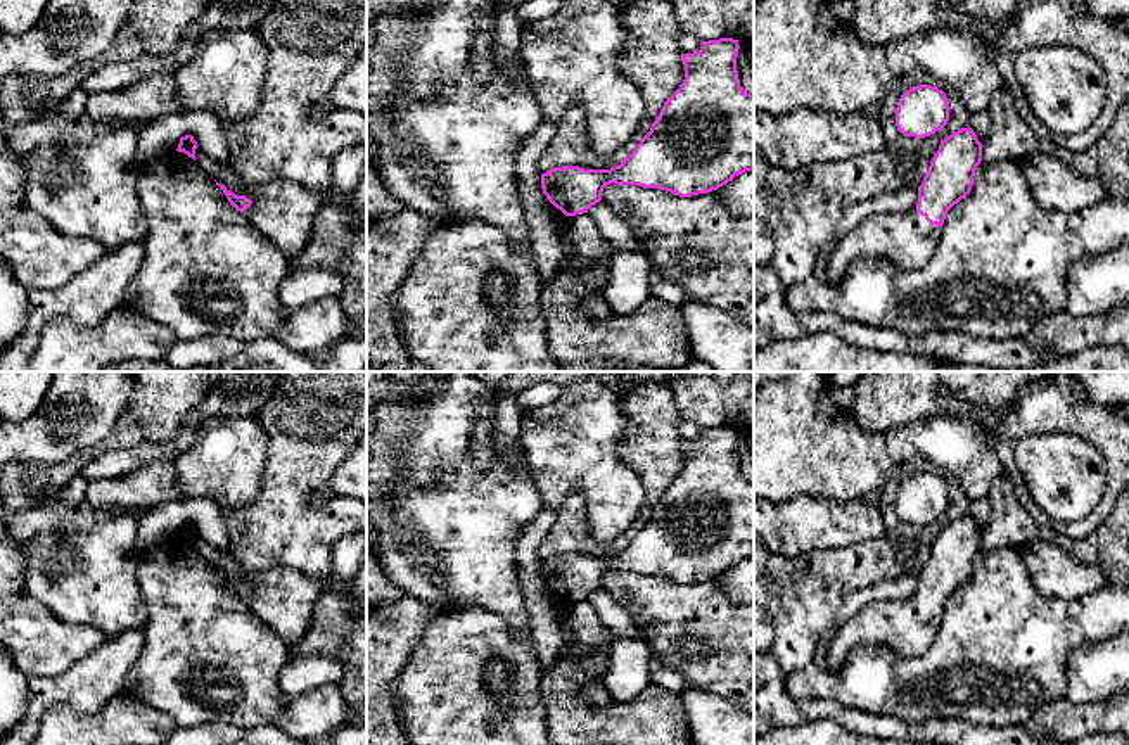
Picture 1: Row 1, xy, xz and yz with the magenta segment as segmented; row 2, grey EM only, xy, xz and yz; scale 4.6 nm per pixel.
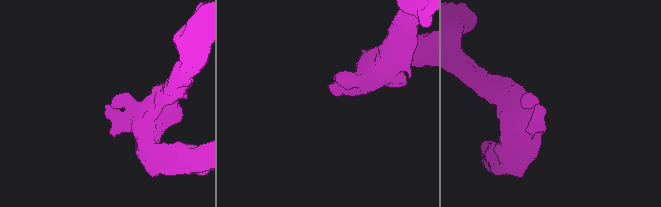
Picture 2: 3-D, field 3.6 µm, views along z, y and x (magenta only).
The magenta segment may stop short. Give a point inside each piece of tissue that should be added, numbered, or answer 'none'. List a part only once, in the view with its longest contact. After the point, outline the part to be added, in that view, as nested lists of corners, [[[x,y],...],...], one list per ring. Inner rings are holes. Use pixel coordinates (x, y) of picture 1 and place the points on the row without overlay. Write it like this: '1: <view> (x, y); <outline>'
1: yz (906, 628); [[[916,595],[908,600],[873,602],[839,622],[832,643],[823,648],[825,664],[839,674],[849,653],[866,645],[889,648],[899,657],[923,655],[932,646],[941,619]]]

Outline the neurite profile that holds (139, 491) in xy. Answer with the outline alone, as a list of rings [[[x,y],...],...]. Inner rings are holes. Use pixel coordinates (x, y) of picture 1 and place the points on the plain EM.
[[[157,460],[114,479],[86,482],[86,501],[107,513],[142,515],[163,503],[183,500],[185,496],[178,487],[178,472],[171,460]]]

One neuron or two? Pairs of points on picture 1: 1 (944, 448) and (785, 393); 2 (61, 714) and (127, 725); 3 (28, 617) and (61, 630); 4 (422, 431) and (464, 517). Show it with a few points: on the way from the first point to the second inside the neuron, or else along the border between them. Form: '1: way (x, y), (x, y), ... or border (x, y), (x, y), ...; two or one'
1: way (905, 446), (841, 448), (825, 432); one
2: way (76, 725), (111, 725); one
3: way (37, 624), (52, 626); one
4: way (429, 452), (446, 469), (452, 496); one

